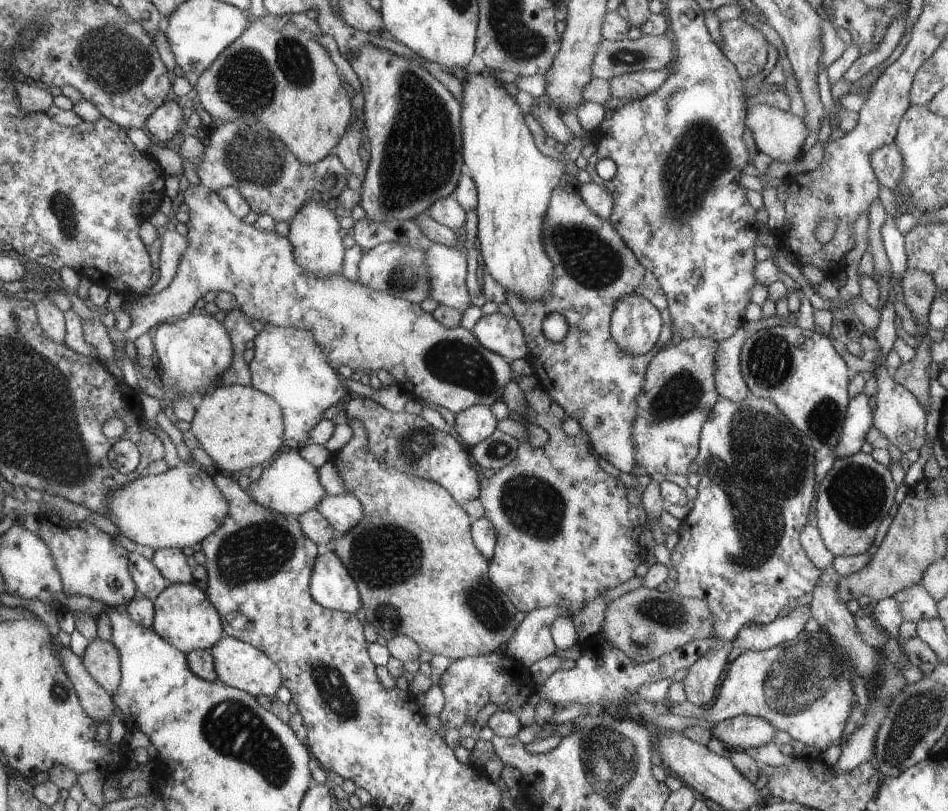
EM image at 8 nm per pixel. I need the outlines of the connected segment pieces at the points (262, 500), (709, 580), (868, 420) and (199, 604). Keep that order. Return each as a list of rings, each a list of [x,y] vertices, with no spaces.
[[[286,449],[264,468],[256,482],[251,482],[248,493],[260,505],[298,519],[310,510],[318,509],[319,504],[326,498],[326,492],[318,482],[316,469],[312,470],[312,464],[306,462],[296,449]]]
[[[751,394],[746,398],[745,402],[736,404],[730,402],[730,400],[719,399],[718,404],[712,412],[710,420],[703,426],[702,440],[699,442],[699,454],[695,458],[695,465],[692,468],[700,476],[700,484],[697,487],[697,496],[694,500],[694,508],[688,513],[684,520],[682,520],[680,526],[677,529],[679,541],[671,553],[671,564],[676,570],[678,576],[675,584],[676,591],[681,595],[700,598],[706,600],[711,606],[713,611],[713,619],[715,620],[715,638],[718,640],[718,648],[714,652],[704,654],[698,662],[689,666],[688,674],[684,678],[684,688],[688,702],[703,706],[710,704],[714,694],[716,694],[716,688],[720,686],[720,678],[722,678],[722,672],[727,670],[728,655],[732,650],[732,644],[738,636],[738,631],[743,626],[750,624],[768,624],[774,622],[778,617],[780,610],[784,604],[787,604],[789,600],[798,598],[807,592],[812,592],[815,589],[816,583],[819,582],[821,570],[808,558],[806,551],[802,545],[802,534],[804,524],[808,522],[808,514],[810,514],[810,508],[812,508],[812,502],[814,502],[814,464],[816,458],[814,458],[814,449],[810,439],[806,434],[800,432],[799,427],[792,426],[792,421],[784,416],[783,411],[768,398],[758,398]]]
[[[862,391],[852,398],[850,406],[847,406],[847,416],[843,424],[843,434],[836,446],[836,458],[848,458],[860,452],[865,442],[866,433],[872,427],[872,408],[869,397]]]
[[[195,583],[171,584],[153,601],[136,596],[127,604],[127,610],[140,626],[154,627],[164,639],[179,647],[185,655],[193,650],[211,650],[212,646],[223,640],[223,622],[220,622],[219,611]]]

